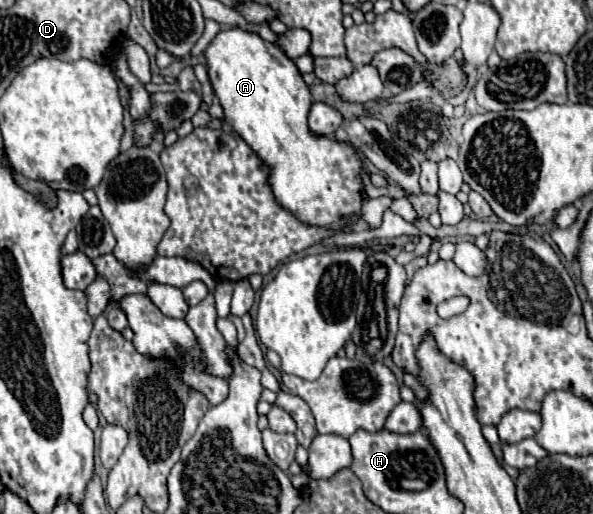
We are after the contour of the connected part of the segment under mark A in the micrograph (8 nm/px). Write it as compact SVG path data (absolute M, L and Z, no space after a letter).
M240 27L220 29L206 47L204 57L212 89L224 109L226 121L272 169L270 185L276 201L310 225L340 229L346 223L346 217L352 213L360 215L360 195L364 193L358 177L358 171L362 171L360 155L350 145L336 143L334 137L318 137L310 133L306 117L312 107L312 97L292 59L288 59L278 45L266 43L260 35Z

